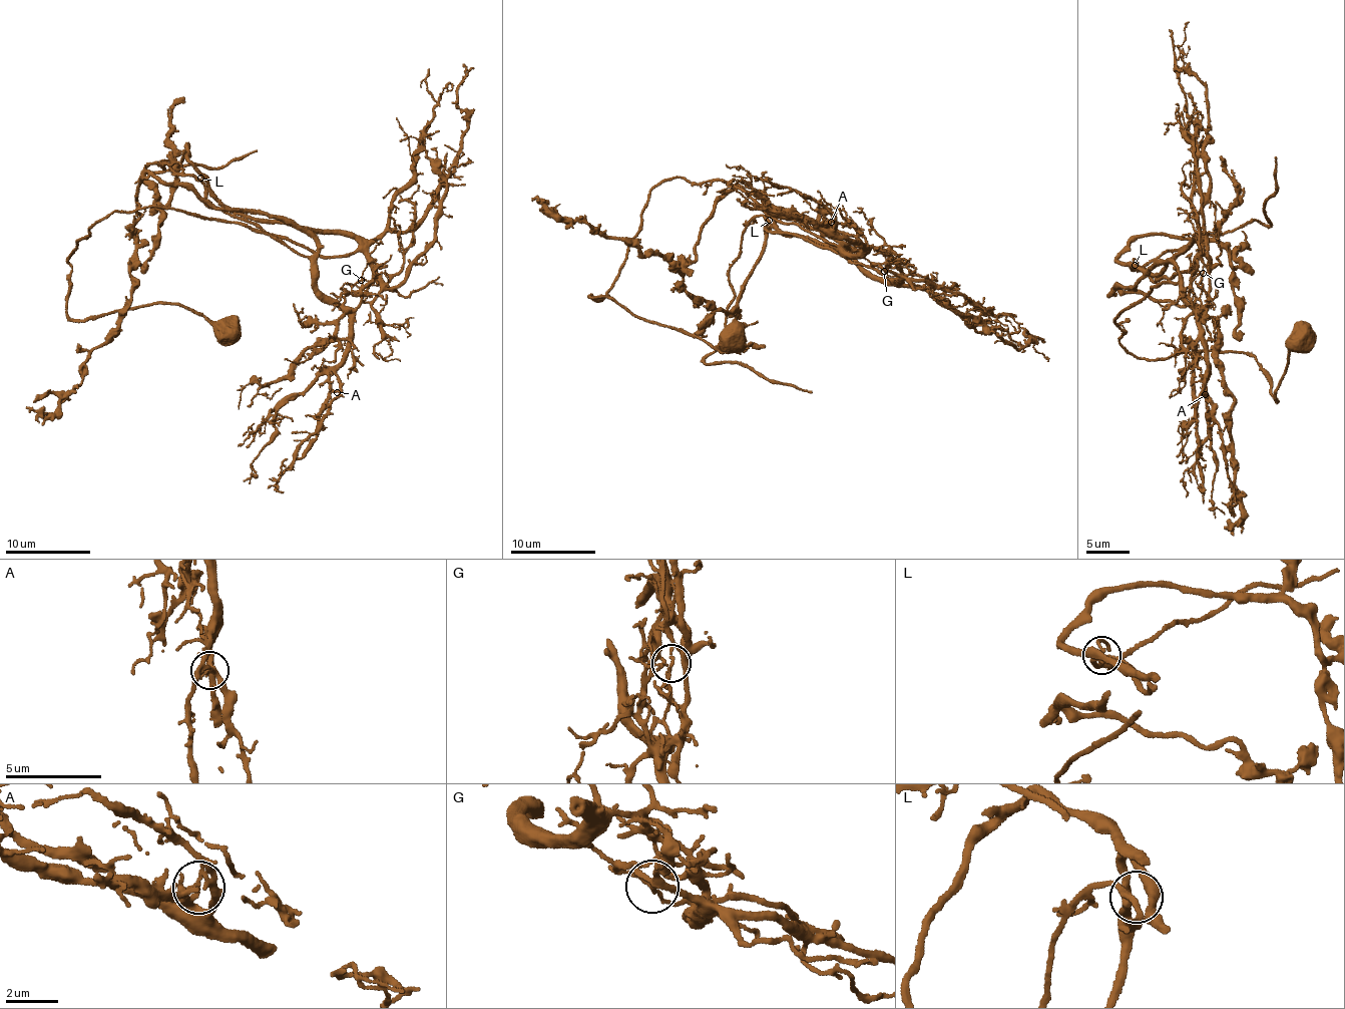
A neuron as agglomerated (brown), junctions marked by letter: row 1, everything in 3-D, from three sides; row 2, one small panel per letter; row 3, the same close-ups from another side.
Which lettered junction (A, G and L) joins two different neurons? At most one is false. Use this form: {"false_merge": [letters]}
{"false_merge": ["G"]}

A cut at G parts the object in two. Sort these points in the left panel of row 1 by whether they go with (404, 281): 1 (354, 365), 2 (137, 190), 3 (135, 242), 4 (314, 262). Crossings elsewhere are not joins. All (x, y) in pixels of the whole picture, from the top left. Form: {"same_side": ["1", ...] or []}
{"same_side": []}

